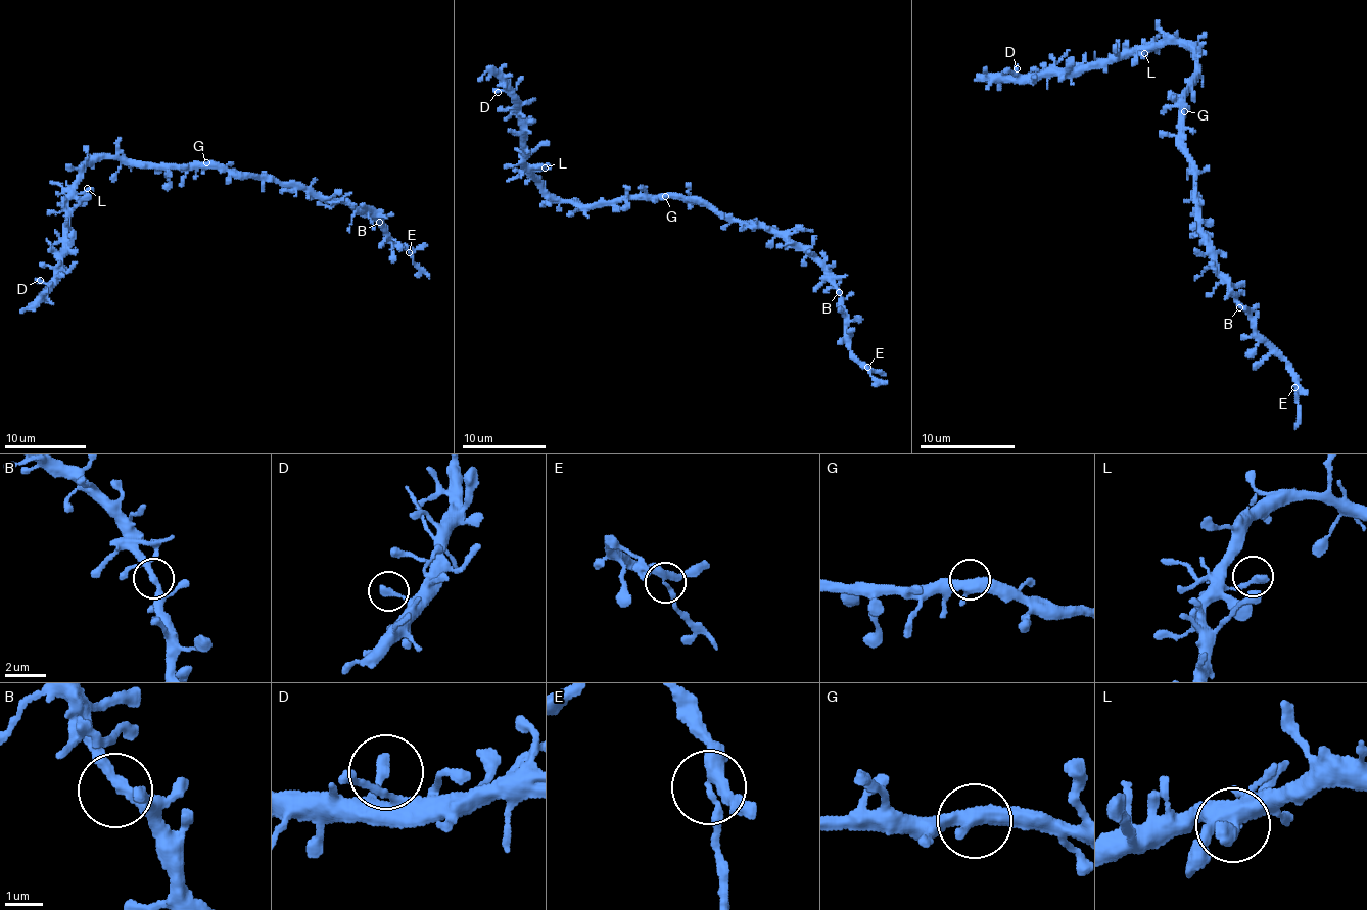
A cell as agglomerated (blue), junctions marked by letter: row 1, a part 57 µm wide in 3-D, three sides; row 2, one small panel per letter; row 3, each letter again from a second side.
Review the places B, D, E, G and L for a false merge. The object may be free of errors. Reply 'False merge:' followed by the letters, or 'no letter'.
False merge: E

